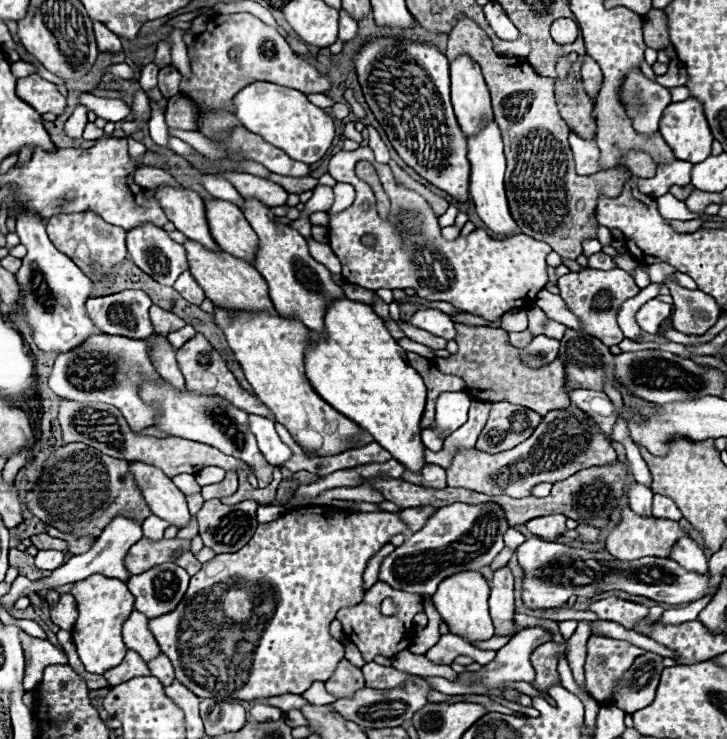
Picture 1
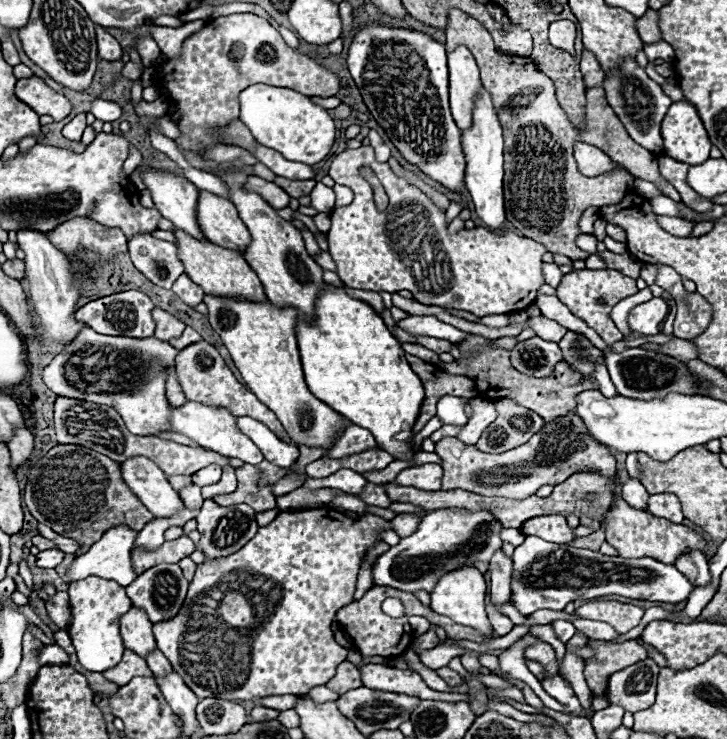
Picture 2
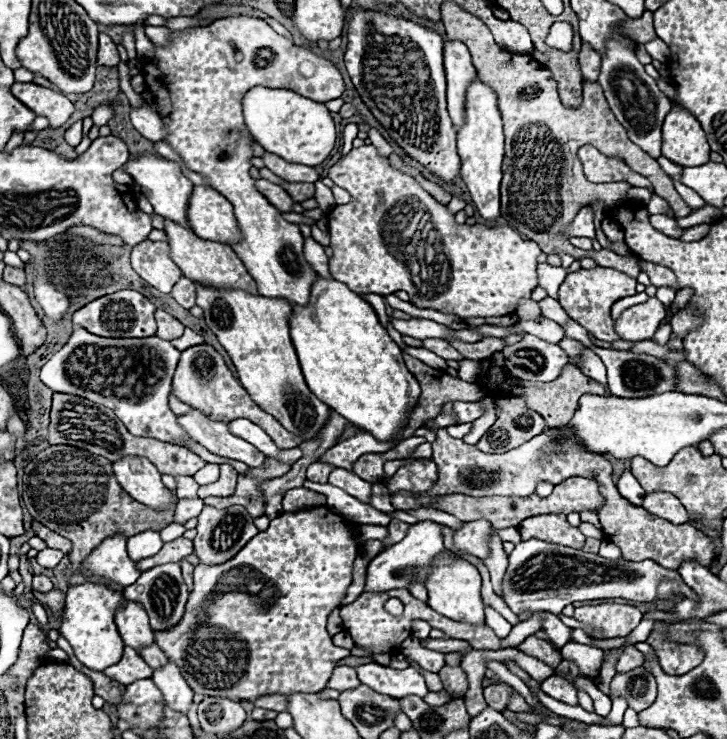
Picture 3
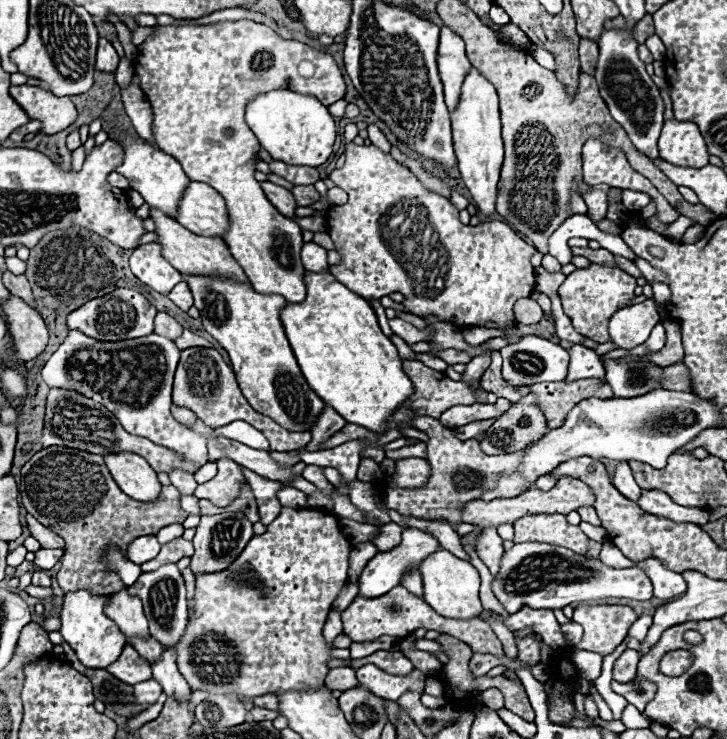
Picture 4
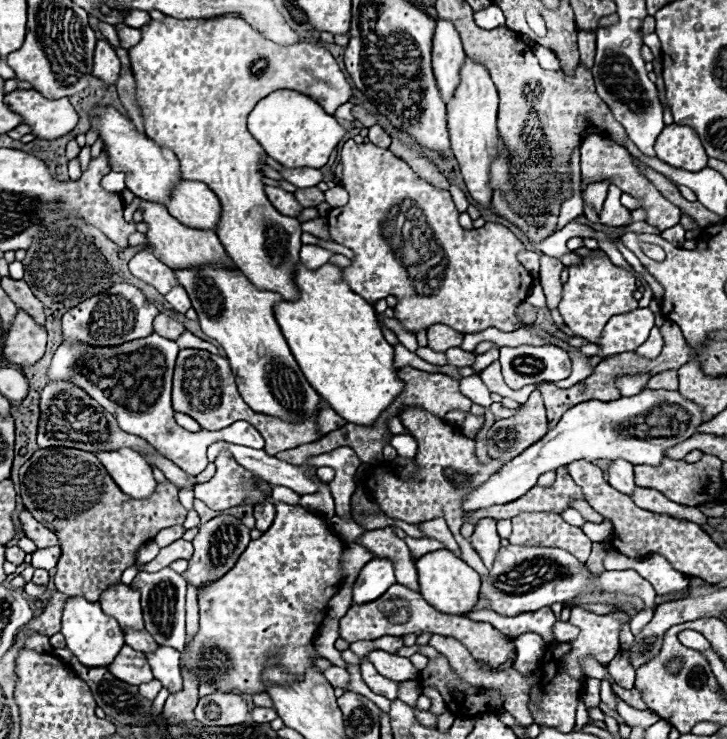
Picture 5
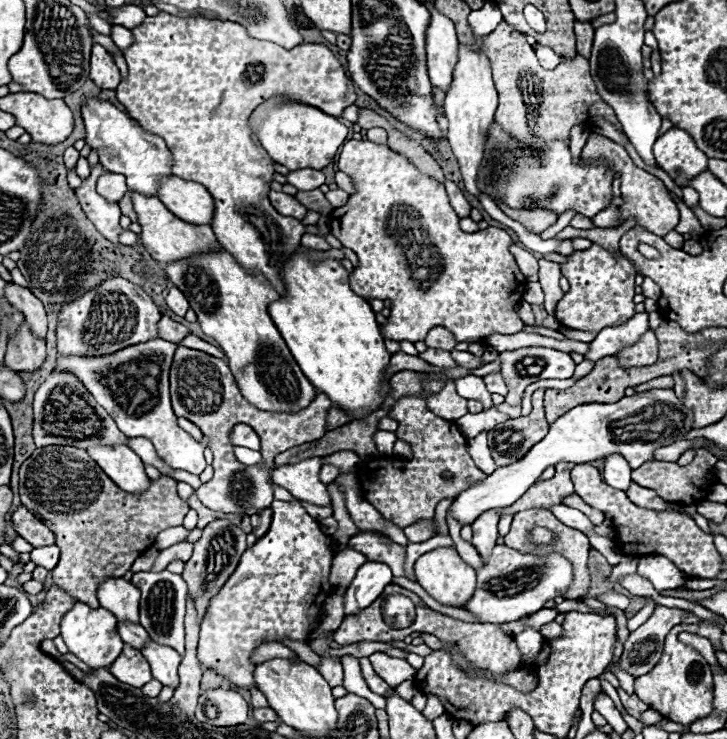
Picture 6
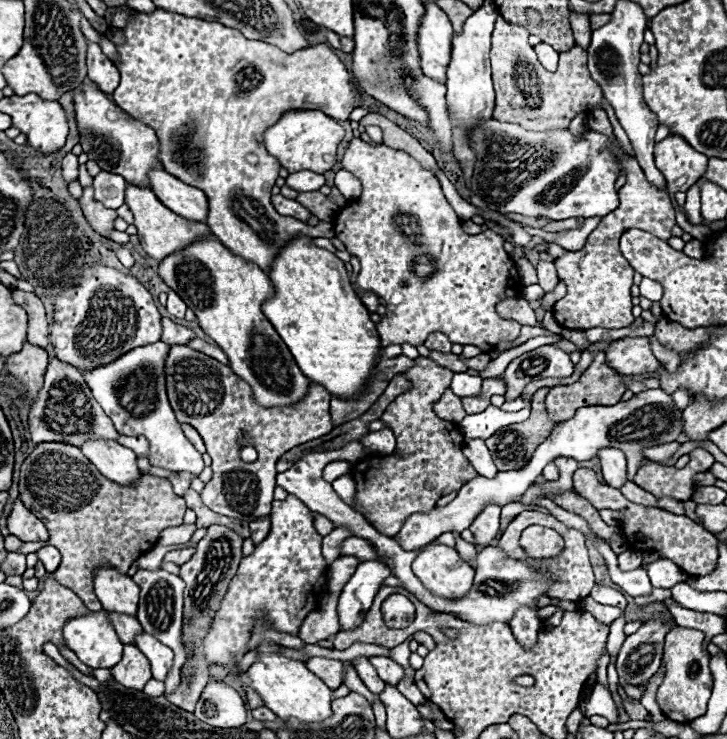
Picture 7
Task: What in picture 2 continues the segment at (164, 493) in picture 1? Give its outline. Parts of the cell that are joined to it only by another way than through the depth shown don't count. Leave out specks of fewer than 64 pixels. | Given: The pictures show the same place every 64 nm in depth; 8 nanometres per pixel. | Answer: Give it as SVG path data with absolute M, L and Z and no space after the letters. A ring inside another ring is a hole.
M132 458L120 464L122 480L130 488L132 494L158 518L170 518L182 508L182 500L176 490L166 482L166 476L152 460L148 458Z

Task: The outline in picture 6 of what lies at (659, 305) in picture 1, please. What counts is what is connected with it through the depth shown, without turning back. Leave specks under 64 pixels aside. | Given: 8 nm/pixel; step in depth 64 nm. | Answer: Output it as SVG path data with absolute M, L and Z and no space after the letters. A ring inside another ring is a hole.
M634 314L626 324L622 326L610 326L600 330L600 334L590 342L590 350L584 354L584 360L596 362L602 356L612 356L620 352L624 346L632 346L638 342L638 338L648 330L648 314Z

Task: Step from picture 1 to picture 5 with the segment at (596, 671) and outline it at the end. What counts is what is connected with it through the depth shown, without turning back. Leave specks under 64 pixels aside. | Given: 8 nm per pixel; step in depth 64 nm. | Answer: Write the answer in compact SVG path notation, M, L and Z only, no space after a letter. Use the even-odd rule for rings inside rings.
M620 652L610 664L608 664L608 672L612 674L612 678L616 680L616 684L624 686L624 688L630 688L634 686L634 670L630 666L630 658L628 658L628 652Z

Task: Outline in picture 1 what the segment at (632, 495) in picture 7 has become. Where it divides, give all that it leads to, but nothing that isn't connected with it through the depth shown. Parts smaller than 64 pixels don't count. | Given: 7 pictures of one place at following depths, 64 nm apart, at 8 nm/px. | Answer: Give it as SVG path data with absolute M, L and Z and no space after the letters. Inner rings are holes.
M654 494L654 500L652 500L652 516L654 518L666 518L666 520L674 520L678 522L682 518L676 502L668 496L662 496L662 494Z

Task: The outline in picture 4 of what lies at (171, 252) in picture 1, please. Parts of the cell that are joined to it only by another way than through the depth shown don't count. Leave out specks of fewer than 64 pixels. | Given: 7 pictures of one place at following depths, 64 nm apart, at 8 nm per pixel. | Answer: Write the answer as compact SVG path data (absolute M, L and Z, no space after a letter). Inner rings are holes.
M156 242L138 246L130 256L130 270L138 280L152 286L156 292L168 294L178 282L182 282L182 274L162 258L160 250L162 248Z

